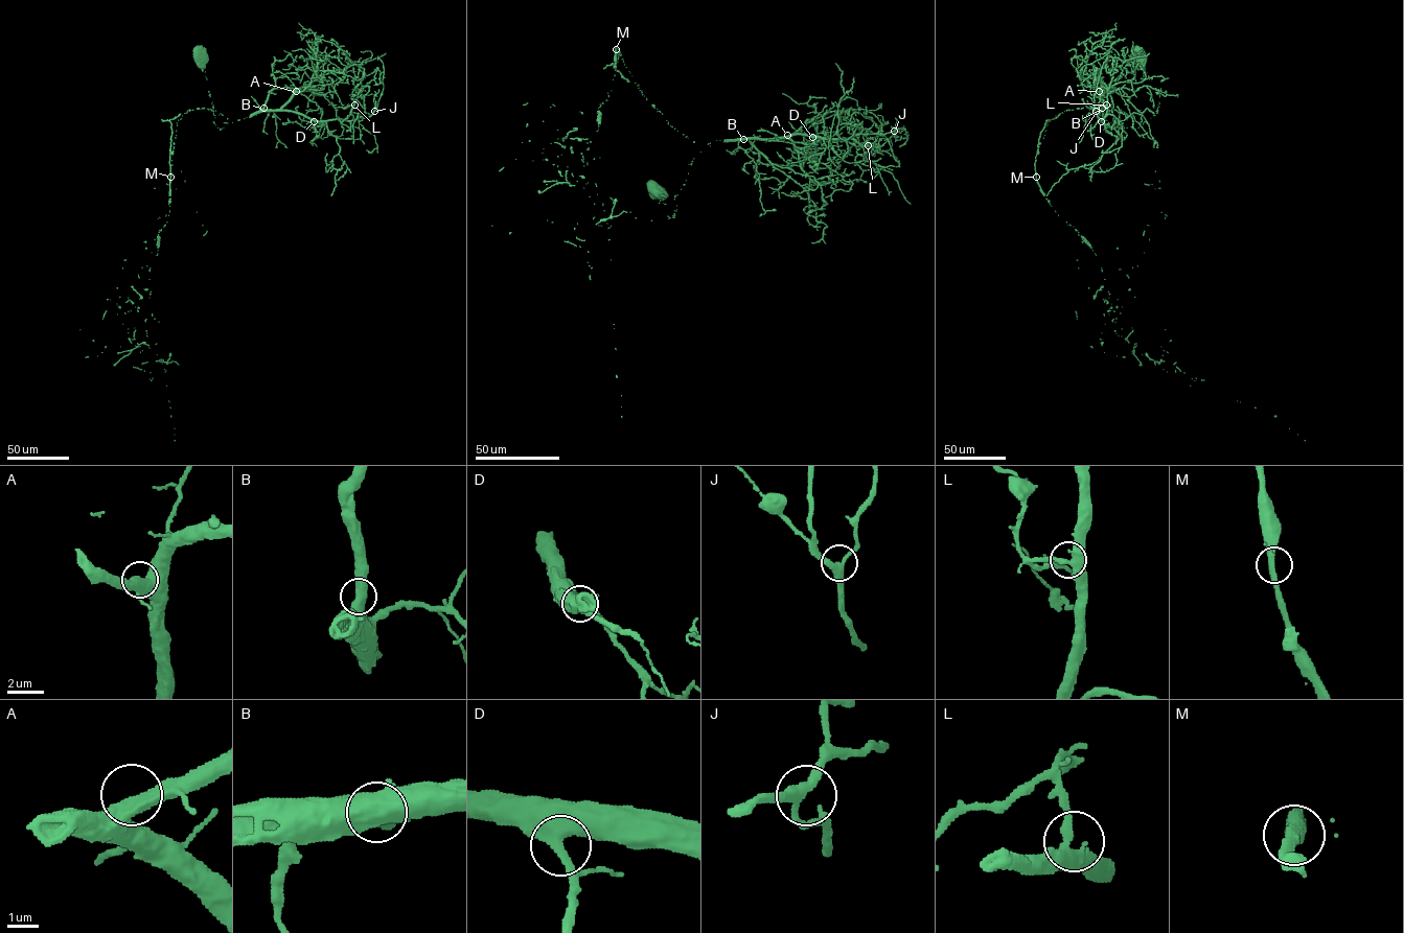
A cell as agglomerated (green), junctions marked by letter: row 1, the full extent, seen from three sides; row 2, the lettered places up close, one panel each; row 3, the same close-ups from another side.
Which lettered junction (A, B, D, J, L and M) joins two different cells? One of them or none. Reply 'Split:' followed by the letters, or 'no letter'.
Split: M

